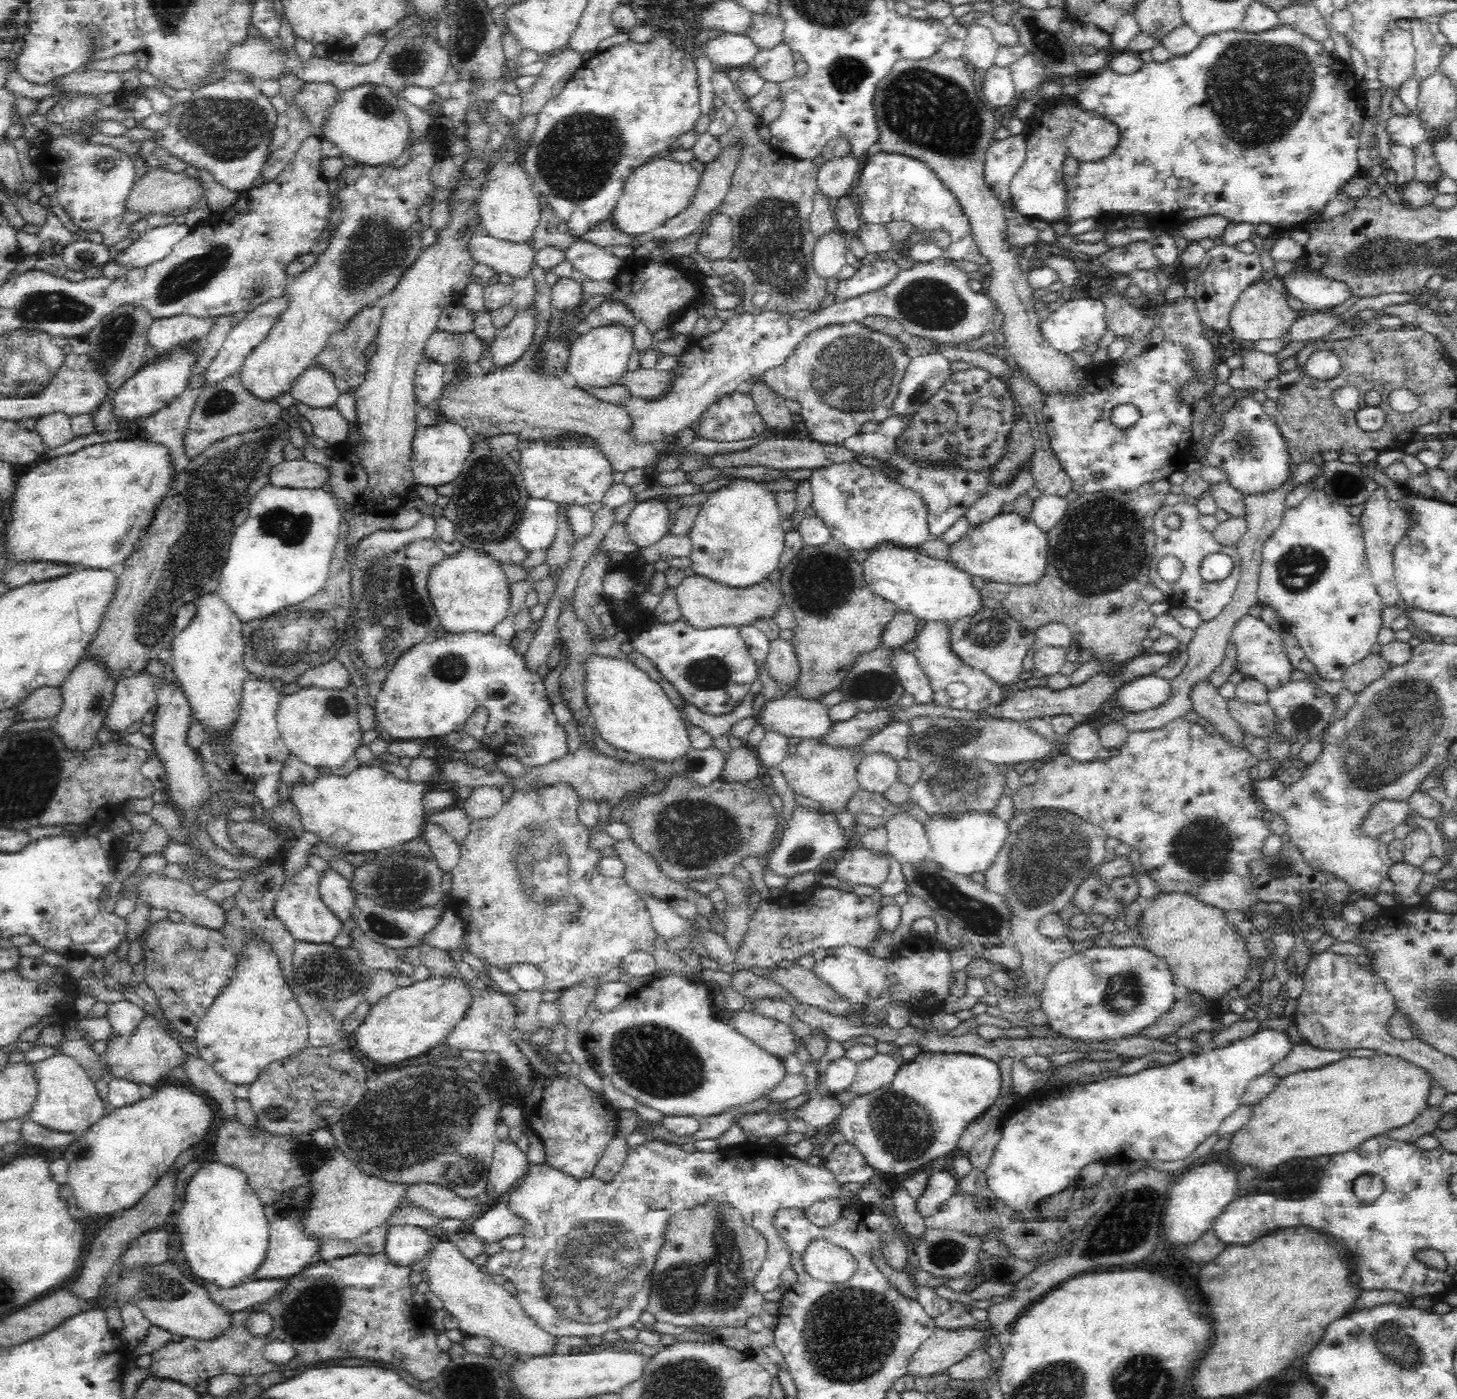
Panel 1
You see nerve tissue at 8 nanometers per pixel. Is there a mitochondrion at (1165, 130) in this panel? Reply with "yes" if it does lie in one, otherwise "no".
no

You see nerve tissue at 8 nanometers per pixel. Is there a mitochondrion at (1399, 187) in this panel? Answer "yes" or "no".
no

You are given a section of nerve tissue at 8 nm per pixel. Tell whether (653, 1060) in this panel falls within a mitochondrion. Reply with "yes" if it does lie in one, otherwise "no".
yes

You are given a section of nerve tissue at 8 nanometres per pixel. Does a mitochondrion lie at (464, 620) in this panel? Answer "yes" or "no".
no

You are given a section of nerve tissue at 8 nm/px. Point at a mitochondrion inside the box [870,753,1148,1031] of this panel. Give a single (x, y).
(1048, 854)

